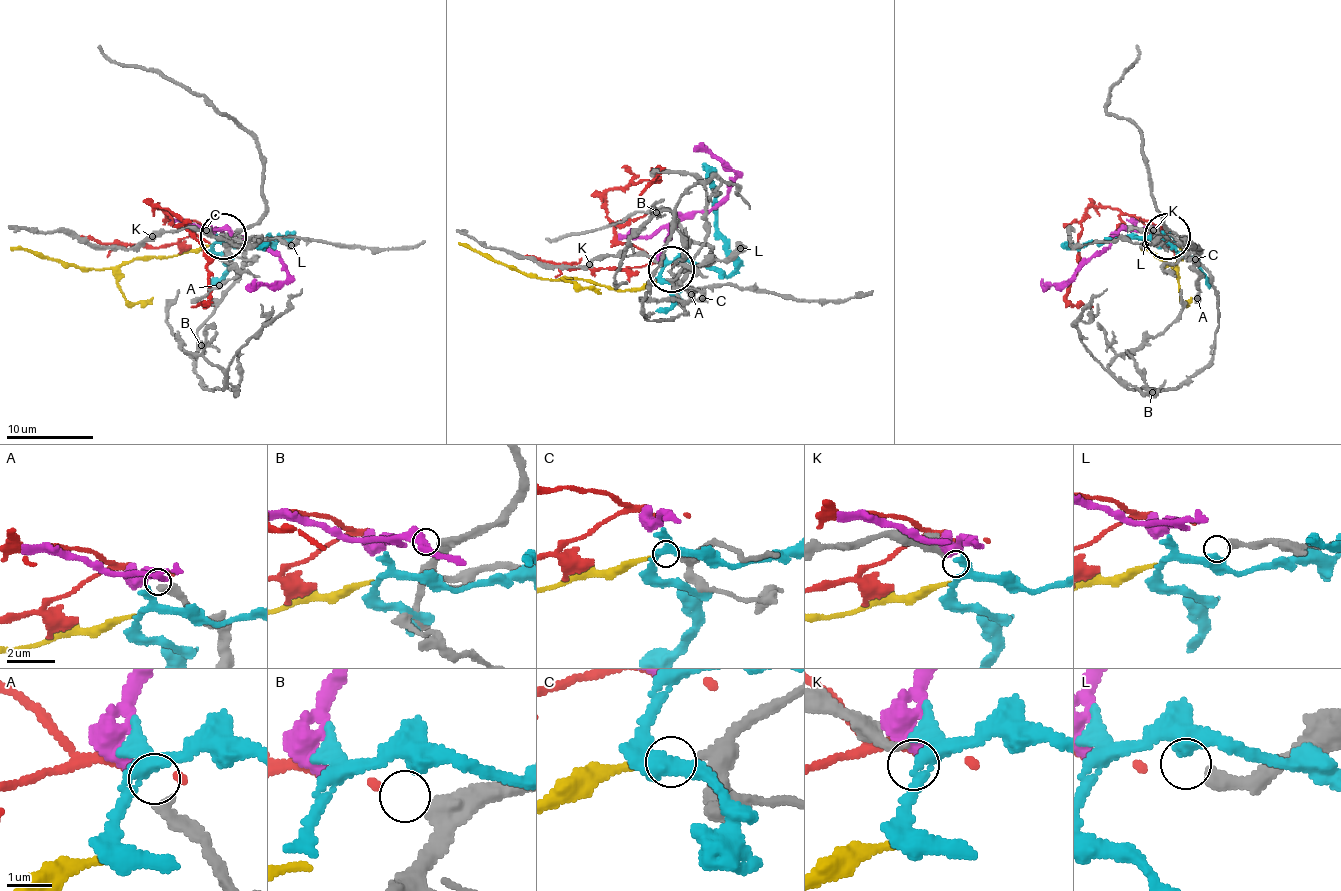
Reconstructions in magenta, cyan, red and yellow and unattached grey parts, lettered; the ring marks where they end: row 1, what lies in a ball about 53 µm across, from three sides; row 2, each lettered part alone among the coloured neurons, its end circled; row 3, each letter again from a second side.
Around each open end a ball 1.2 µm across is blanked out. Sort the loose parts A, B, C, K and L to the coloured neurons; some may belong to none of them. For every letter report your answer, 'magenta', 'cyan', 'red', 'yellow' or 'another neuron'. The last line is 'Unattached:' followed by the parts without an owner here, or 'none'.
A: magenta
B: red
C: yellow
K: cyan
L: another neuron
Unattached: L

